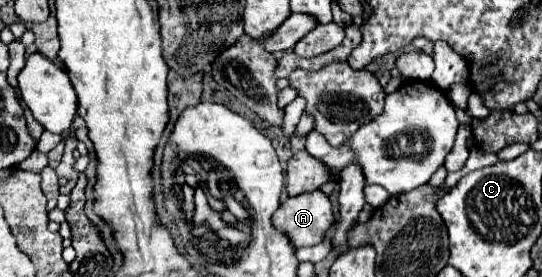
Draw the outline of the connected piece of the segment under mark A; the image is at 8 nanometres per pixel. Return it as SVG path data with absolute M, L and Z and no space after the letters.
M310 191L298 197L288 197L274 215L274 227L286 233L290 243L294 243L294 249L300 249L318 245L332 219L330 199L322 191Z

